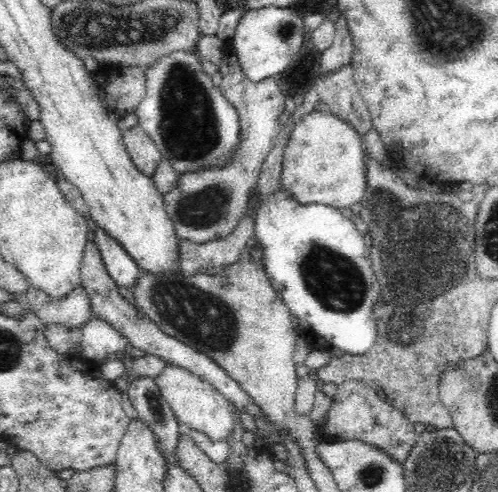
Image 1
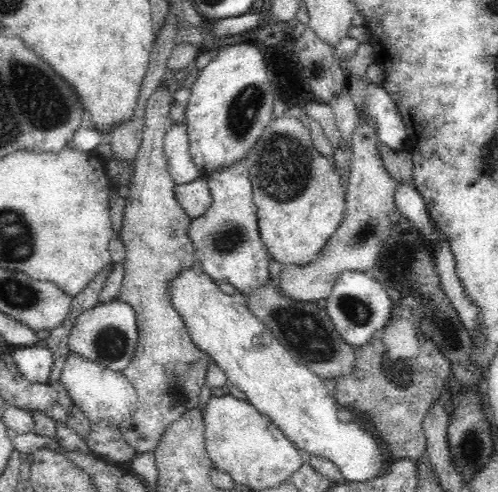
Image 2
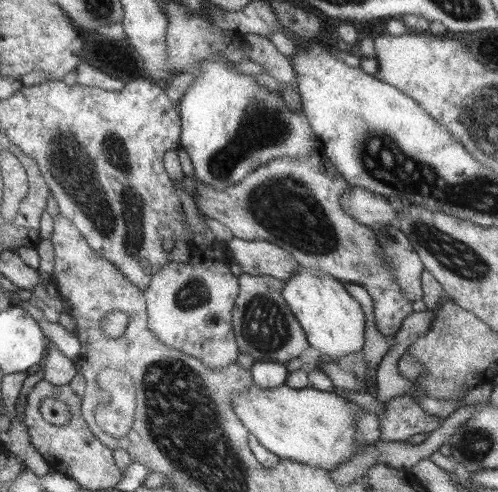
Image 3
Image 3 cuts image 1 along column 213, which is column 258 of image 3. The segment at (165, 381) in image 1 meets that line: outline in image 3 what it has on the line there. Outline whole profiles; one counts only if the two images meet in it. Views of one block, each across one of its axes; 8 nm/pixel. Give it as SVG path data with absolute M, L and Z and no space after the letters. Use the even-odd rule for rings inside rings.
M251 382L247 390L231 394L231 410L259 444L277 458L289 458L319 468L335 468L353 456L353 442L361 442L353 424L355 408L359 406L347 404L337 394L315 388L289 388L285 384L261 390Z

